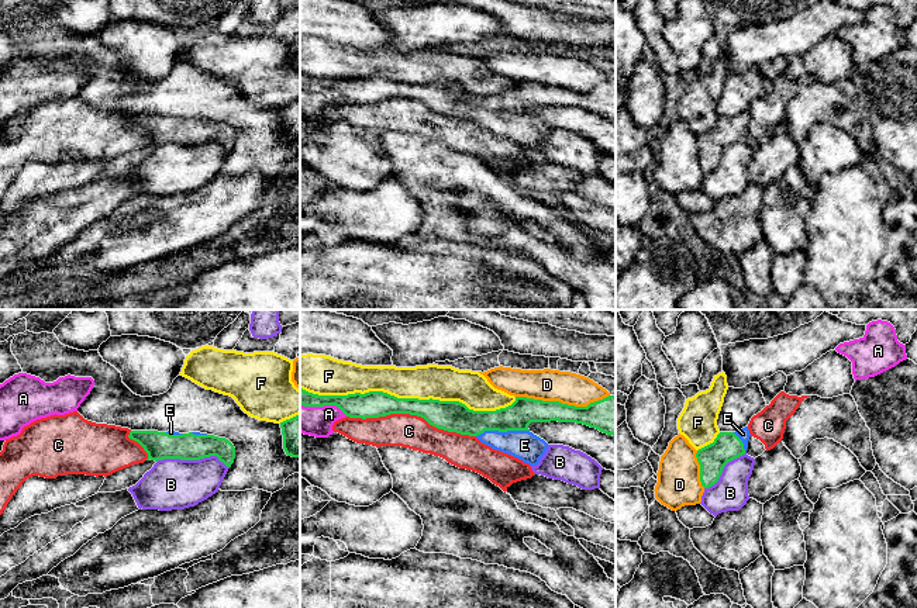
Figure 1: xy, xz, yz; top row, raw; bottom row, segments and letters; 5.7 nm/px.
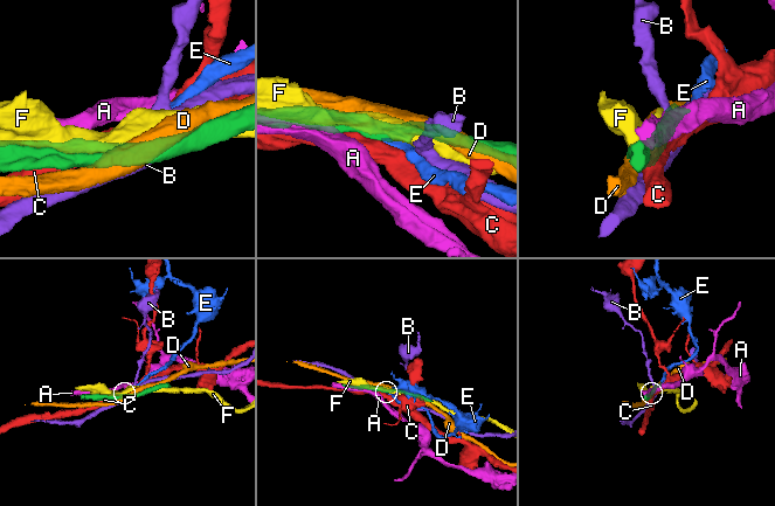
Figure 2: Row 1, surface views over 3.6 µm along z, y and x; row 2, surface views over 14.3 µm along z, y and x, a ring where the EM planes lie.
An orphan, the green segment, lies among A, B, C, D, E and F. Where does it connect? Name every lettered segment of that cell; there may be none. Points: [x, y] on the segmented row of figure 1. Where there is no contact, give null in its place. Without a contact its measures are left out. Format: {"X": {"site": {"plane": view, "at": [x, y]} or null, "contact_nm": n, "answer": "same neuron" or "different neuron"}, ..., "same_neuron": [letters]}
{"A": {"site": {"plane": "xz", "at": [324, 404]}, "contact_nm": 280, "answer": "different neuron"}, "B": {"site": {"plane": "xy", "at": [193, 459]}, "contact_nm": 420, "answer": "different neuron"}, "C": {"site": {"plane": "xz", "at": [412, 414]}, "contact_nm": 750, "answer": "different neuron"}, "D": {"site": {"plane": "xz", "at": [562, 404]}, "contact_nm": 550, "answer": "different neuron"}, "E": {"site": {"plane": "xz", "at": [502, 431]}, "contact_nm": 300, "answer": "same neuron"}, "F": {"site": {"plane": "xz", "at": [409, 398]}, "contact_nm": 1250, "answer": "different neuron"}, "same_neuron": ["E"]}

